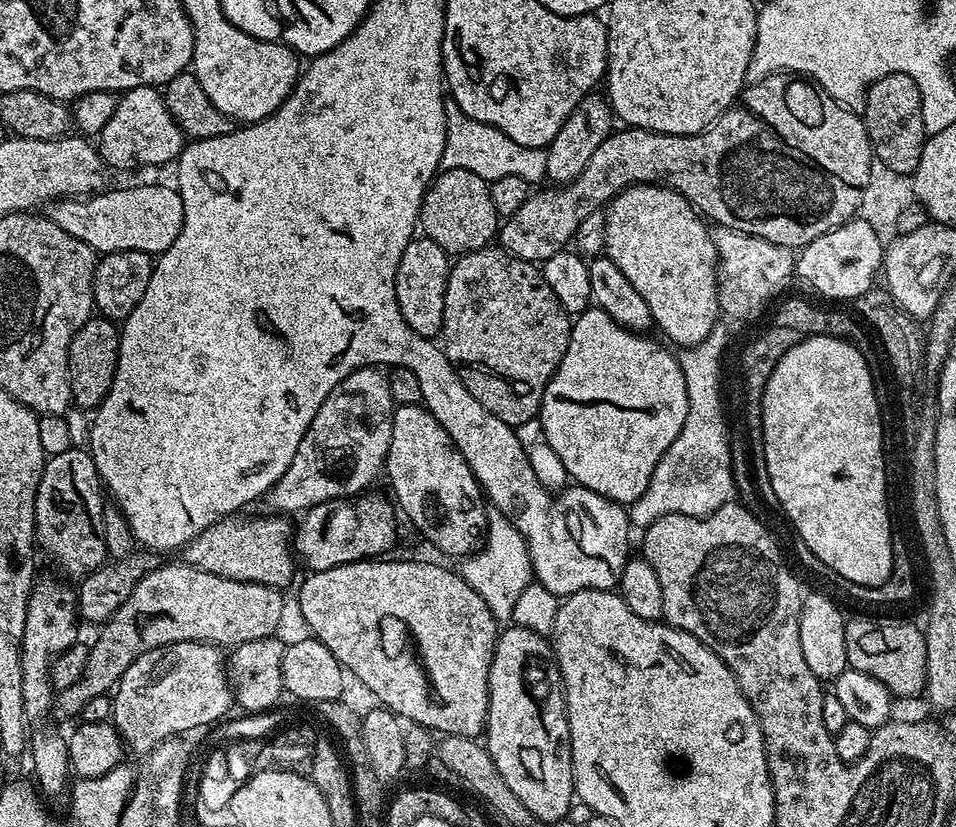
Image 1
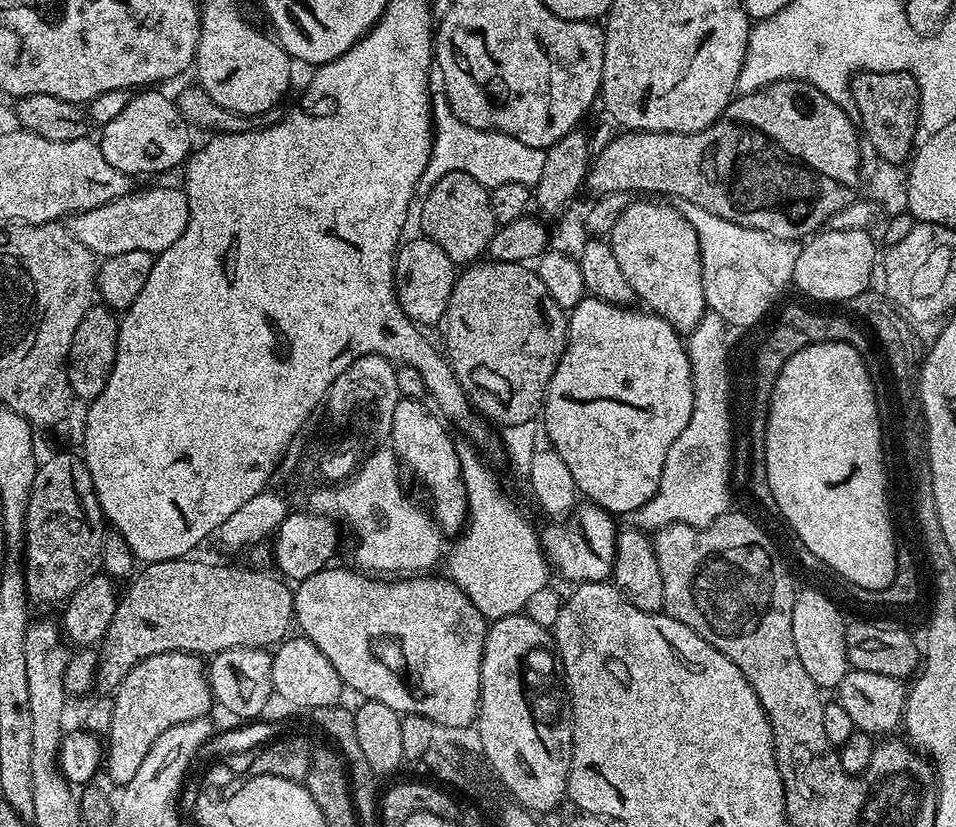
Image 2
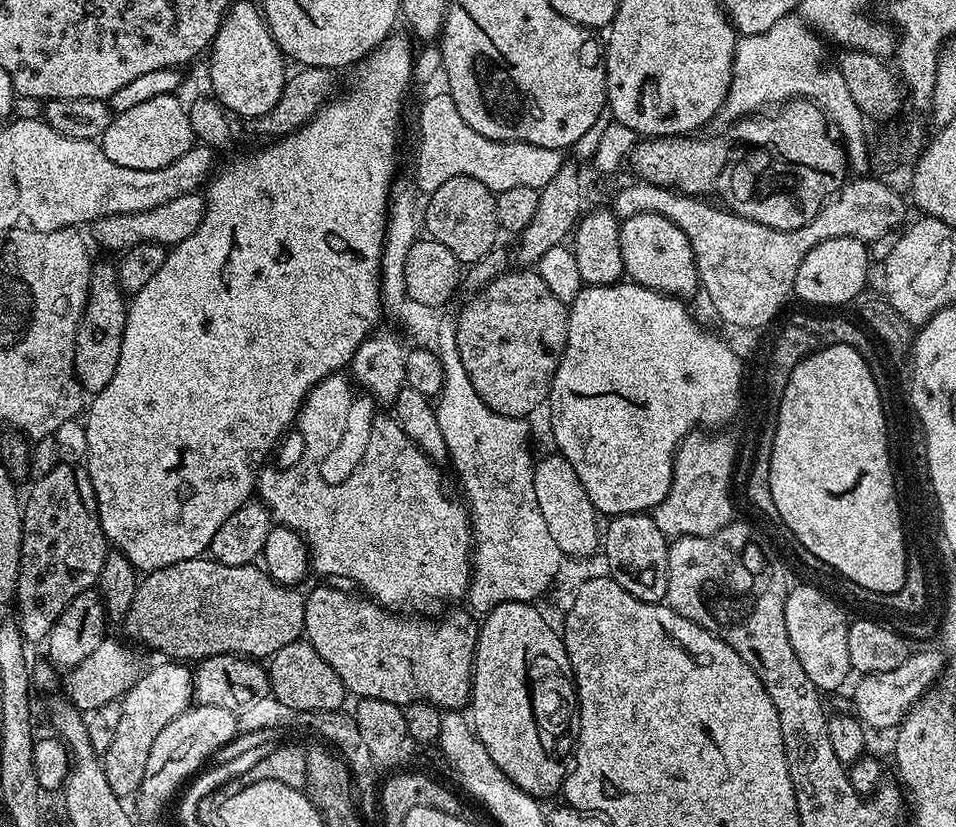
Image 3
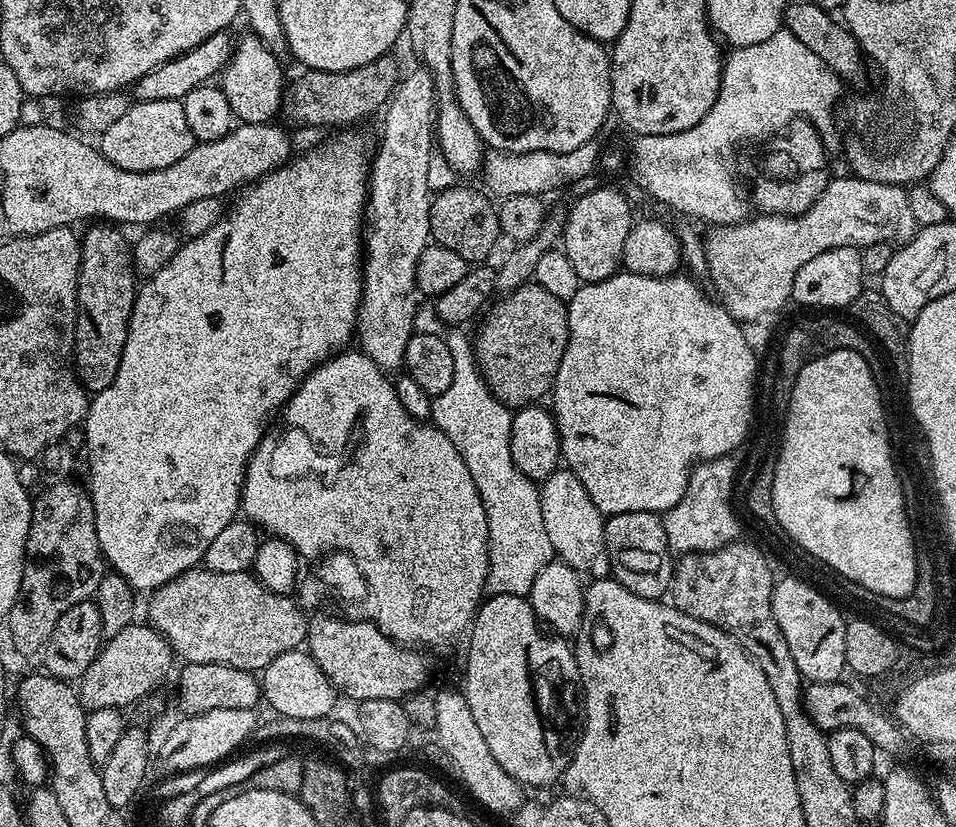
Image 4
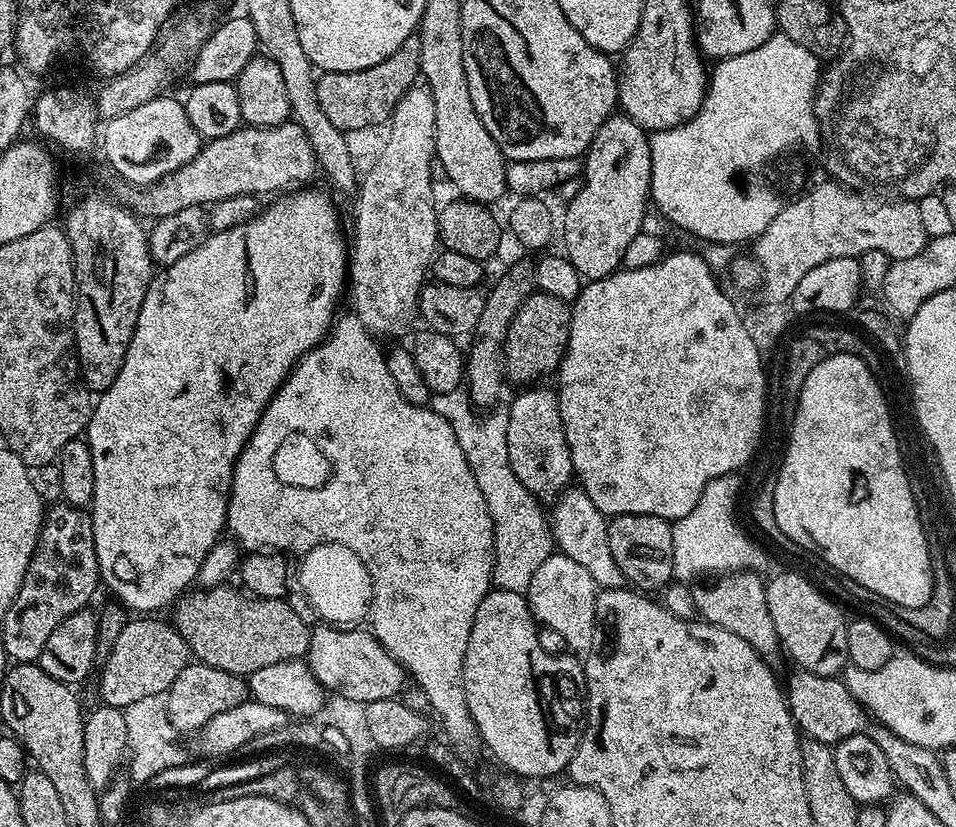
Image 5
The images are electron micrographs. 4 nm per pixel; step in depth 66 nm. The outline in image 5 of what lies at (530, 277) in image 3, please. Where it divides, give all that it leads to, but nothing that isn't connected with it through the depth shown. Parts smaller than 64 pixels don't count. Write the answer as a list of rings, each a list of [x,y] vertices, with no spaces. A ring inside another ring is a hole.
[[[536,290],[531,296],[522,302],[514,322],[510,322],[510,330],[506,334],[504,343],[504,371],[509,381],[520,384],[516,386],[528,386],[533,382],[540,382],[543,376],[548,376],[557,371],[560,361],[564,358],[564,351],[570,338],[570,322],[572,321],[572,310],[569,301],[562,298],[554,298],[554,294]]]

